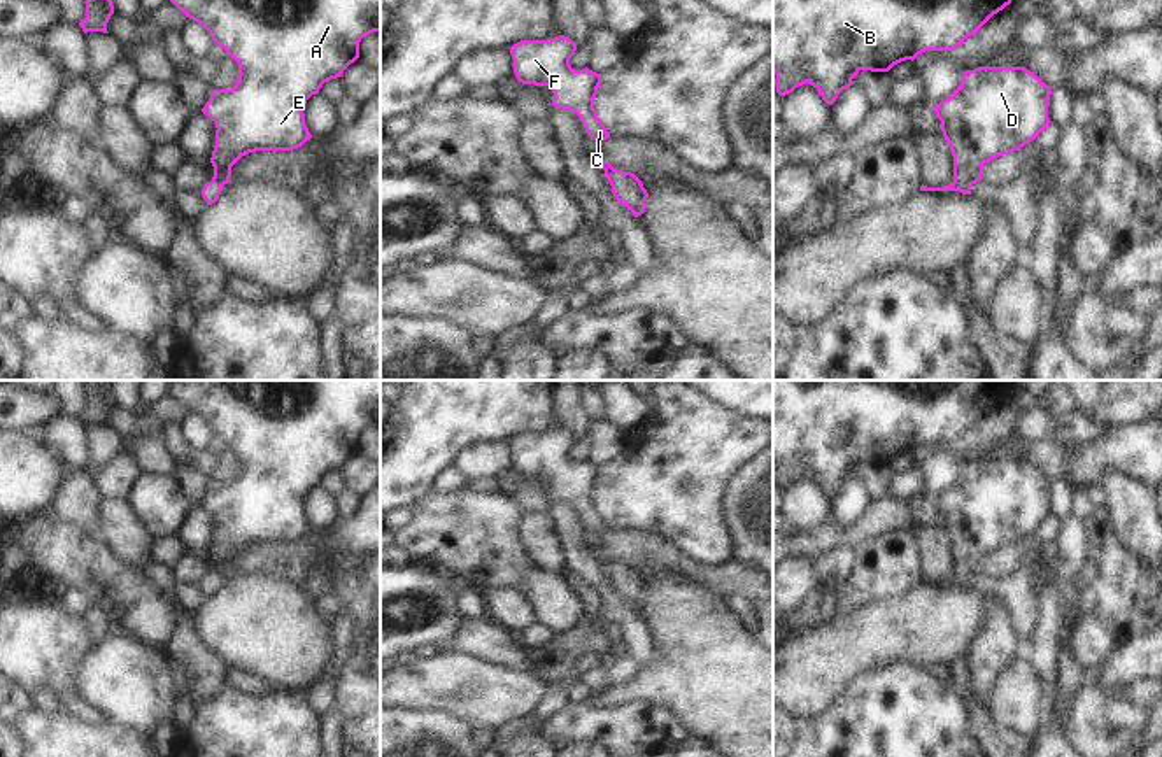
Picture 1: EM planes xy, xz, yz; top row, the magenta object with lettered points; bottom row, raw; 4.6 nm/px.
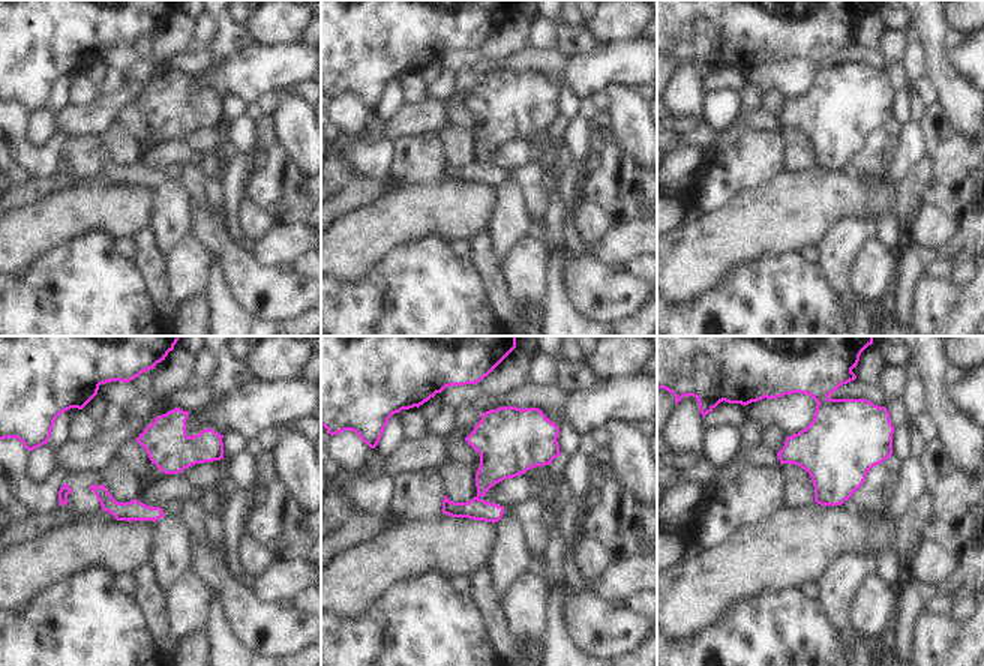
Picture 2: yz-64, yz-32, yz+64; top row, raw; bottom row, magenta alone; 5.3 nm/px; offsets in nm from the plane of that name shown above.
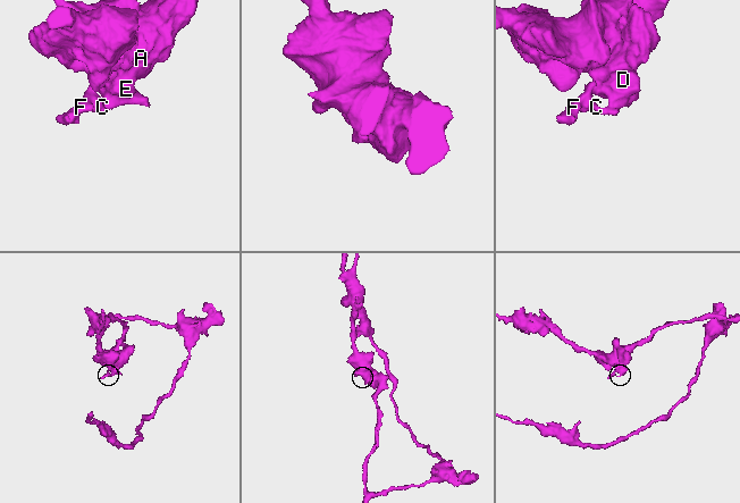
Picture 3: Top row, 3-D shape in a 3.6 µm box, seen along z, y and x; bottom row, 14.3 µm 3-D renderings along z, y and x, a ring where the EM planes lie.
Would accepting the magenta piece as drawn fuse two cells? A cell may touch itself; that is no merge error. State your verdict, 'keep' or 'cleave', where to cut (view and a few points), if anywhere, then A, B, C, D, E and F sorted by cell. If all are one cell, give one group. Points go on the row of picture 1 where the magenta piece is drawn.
cleave; cut yz (954, 179), (971, 184); groups A B D E / C F

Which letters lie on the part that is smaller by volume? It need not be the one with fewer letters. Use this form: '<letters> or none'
C, F

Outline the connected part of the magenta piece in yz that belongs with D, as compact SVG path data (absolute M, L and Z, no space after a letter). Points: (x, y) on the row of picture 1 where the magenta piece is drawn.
M1025 67L966 70L960 86L932 105L953 156L953 180L981 180L983 165L1034 140L1052 121L1052 88Z

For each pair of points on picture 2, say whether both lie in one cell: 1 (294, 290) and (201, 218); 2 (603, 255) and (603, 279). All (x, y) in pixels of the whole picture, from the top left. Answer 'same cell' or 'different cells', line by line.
1: same cell
2: different cells

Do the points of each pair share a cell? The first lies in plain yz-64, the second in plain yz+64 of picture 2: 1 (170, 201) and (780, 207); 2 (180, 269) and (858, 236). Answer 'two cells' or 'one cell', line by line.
1: two cells
2: two cells

